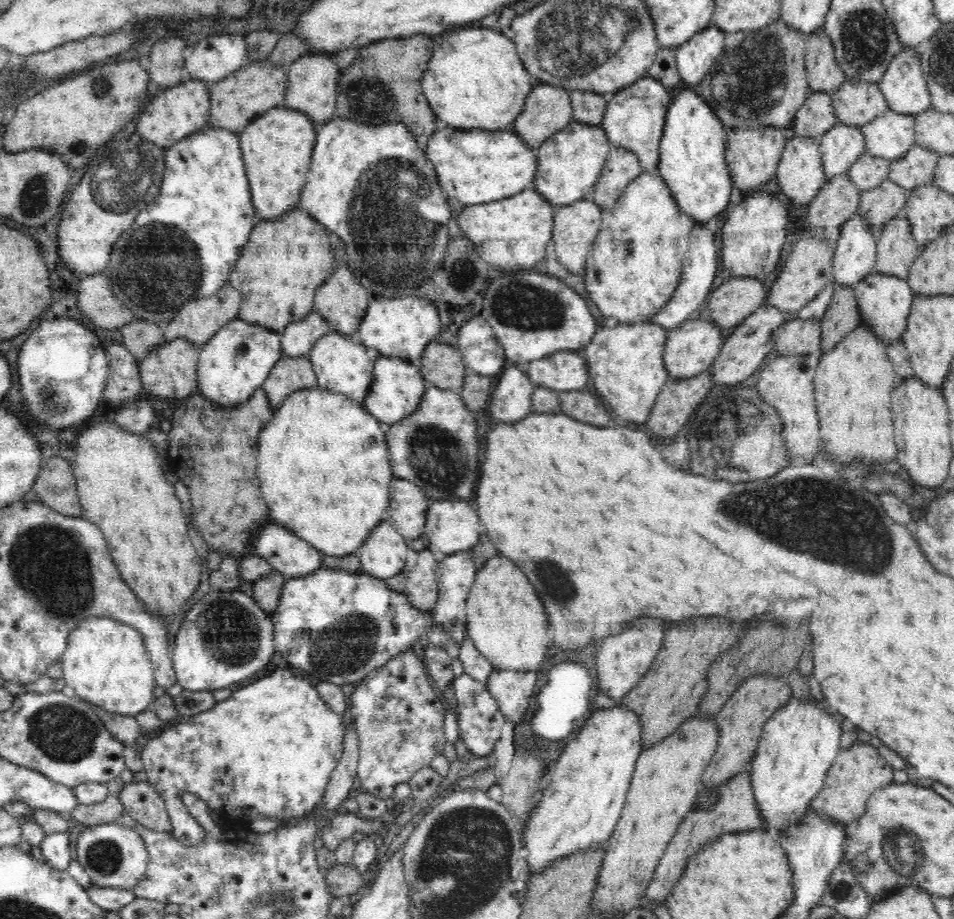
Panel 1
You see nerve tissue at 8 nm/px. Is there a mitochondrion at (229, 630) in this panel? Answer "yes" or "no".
yes

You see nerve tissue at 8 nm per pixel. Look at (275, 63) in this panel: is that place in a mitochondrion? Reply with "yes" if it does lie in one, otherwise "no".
no

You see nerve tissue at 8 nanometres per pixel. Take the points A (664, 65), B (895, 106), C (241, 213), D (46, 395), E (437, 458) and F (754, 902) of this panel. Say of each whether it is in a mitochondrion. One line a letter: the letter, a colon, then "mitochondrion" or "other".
A: other
B: other
C: other
D: mitochondrion
E: mitochondrion
F: other

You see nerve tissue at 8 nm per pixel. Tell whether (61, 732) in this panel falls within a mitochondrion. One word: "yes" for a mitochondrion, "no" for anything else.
yes

